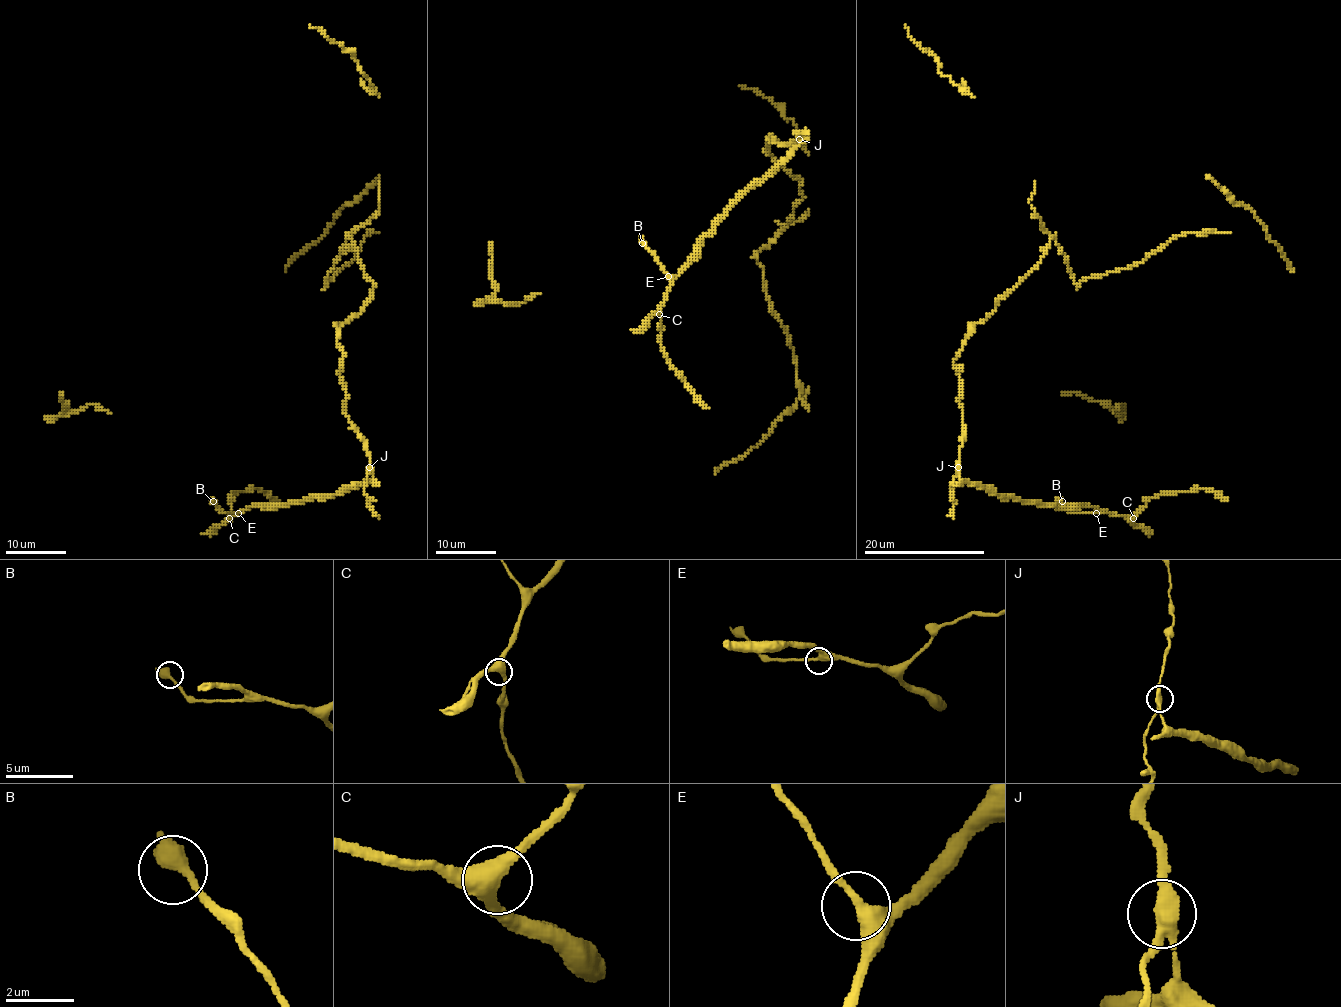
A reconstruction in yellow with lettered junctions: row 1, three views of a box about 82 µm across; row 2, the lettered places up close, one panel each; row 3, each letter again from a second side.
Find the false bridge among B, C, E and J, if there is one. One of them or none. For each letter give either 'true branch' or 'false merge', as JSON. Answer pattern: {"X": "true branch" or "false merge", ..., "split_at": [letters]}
{"B": "true branch", "C": "true branch", "E": "true branch", "J": "false merge", "split_at": ["J"]}

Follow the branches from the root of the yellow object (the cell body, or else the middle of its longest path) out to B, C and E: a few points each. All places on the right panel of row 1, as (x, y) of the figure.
B: (960, 390), (965, 435), (959, 476), (993, 494), (1050, 506), (1091, 506), (1096, 510), (1072, 512), (1062, 501)
C: (960, 390), (965, 435), (959, 476), (965, 482), (983, 485), (999, 495), (1050, 506), (1094, 506), (1133, 518)
E: (960, 390), (965, 435), (959, 476), (965, 482), (983, 485), (993, 494), (1050, 506), (1091, 506), (1096, 513)

